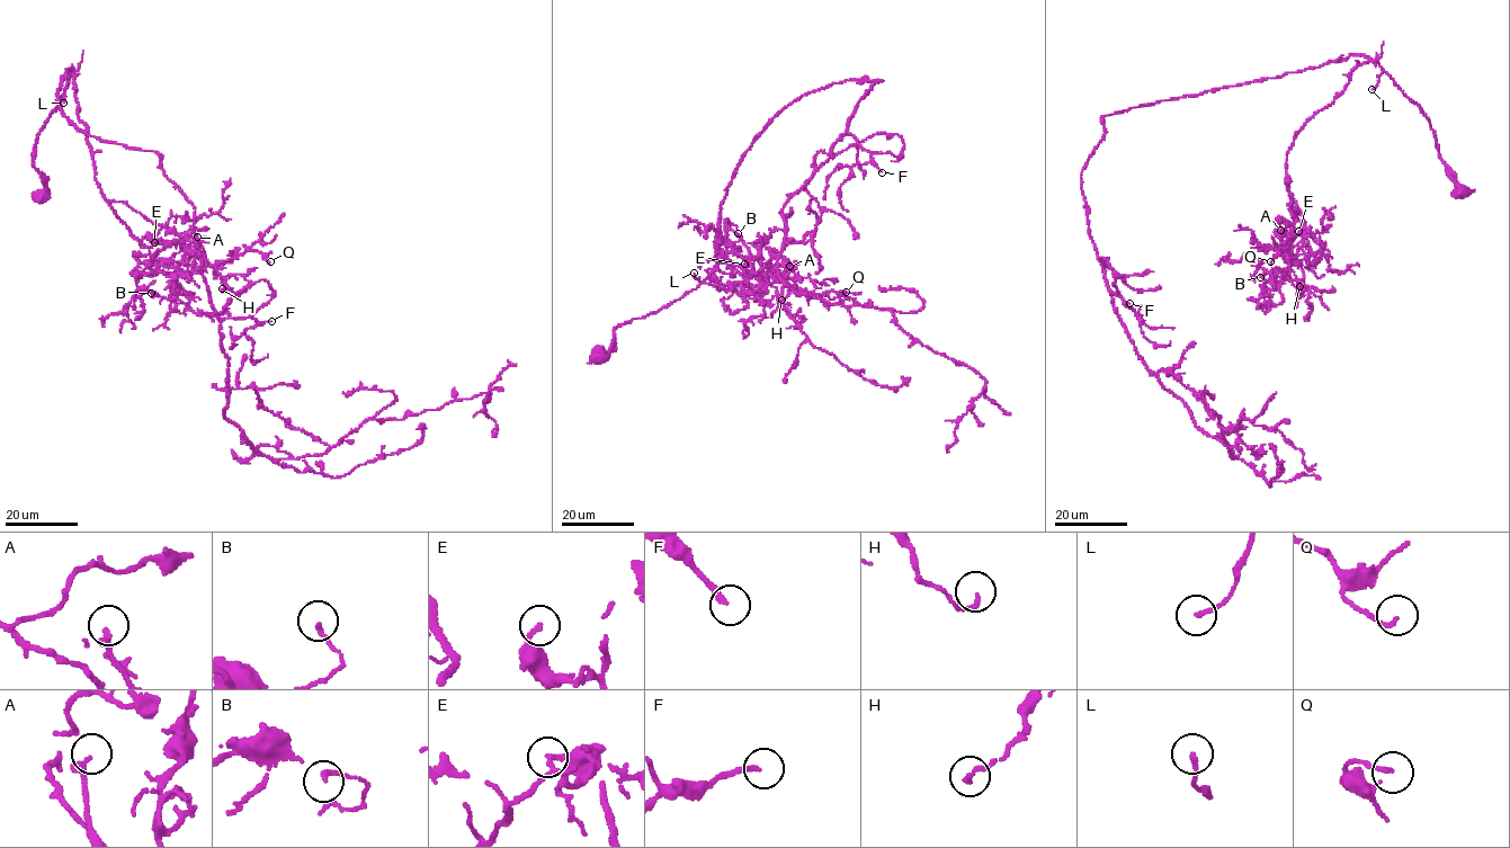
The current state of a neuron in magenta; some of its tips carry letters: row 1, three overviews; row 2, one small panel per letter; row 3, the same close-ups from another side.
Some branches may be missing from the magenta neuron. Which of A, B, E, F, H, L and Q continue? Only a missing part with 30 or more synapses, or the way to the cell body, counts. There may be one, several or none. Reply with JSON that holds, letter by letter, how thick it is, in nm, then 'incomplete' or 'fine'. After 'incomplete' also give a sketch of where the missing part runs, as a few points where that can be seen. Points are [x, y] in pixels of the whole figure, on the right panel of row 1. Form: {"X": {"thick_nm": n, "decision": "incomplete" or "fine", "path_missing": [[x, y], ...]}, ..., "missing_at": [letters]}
{"A": {"thick_nm": 260, "decision": "incomplete", "path_missing": [[1280, 230], [1274, 228], [1269, 217], [1279, 215], [1277, 205]]}, "B": {"thick_nm": 160, "decision": "fine"}, "E": {"thick_nm": 180, "decision": "fine"}, "F": {"thick_nm": 200, "decision": "fine"}, "H": {"thick_nm": 150, "decision": "fine"}, "L": {"thick_nm": 150, "decision": "fine"}, "Q": {"thick_nm": 150, "decision": "fine"}, "missing_at": ["A"]}

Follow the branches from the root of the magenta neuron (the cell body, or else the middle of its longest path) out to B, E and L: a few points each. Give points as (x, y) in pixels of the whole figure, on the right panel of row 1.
B: (1459, 190), (1421, 107), (1365, 62), (1287, 153), (1310, 249), (1303, 278), (1278, 287), (1260, 277)
E: (1459, 190), (1421, 107), (1381, 65), (1365, 62), (1305, 123), (1287, 153), (1285, 184), (1309, 234), (1298, 231)
L: (1459, 190), (1440, 158), (1435, 131), (1421, 107), (1383, 71), (1372, 89)

